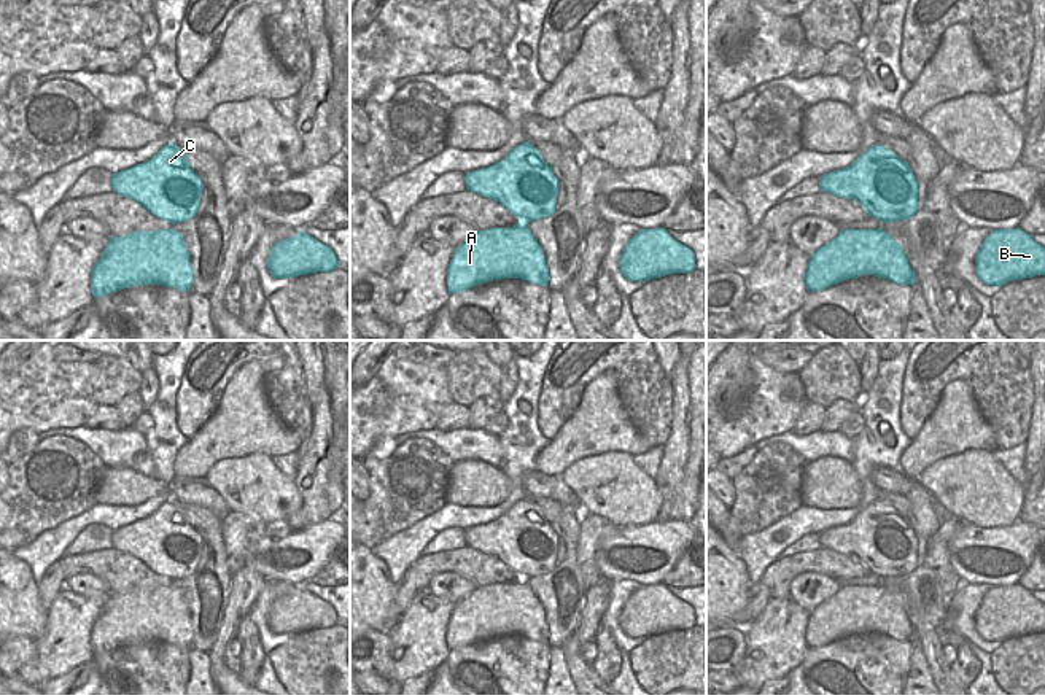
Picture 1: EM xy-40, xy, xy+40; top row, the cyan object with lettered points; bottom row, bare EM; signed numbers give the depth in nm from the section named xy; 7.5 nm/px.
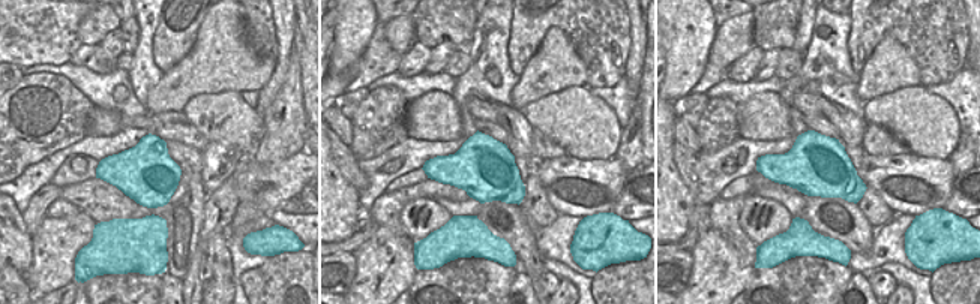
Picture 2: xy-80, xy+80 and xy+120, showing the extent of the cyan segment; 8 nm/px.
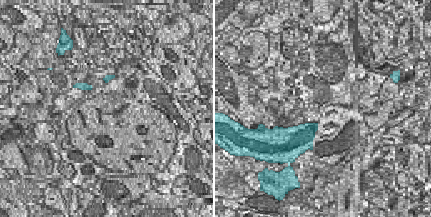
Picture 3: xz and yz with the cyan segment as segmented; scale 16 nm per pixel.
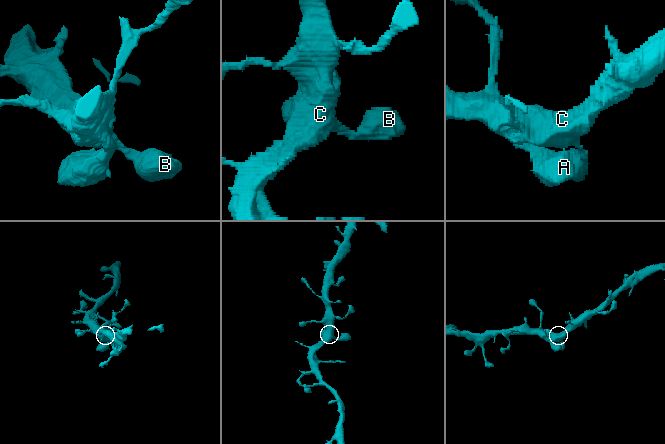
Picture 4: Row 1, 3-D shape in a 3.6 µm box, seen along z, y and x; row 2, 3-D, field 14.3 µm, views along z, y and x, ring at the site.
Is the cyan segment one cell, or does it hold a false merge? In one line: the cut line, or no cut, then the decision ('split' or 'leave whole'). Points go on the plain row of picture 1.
no cut; leave whole

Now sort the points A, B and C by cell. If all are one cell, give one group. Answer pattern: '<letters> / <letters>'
A B C

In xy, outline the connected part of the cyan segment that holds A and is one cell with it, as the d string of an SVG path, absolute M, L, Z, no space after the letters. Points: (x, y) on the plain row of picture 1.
M525 498L499 518L468 528L466 546L499 558L519 579L512 584L476 587L455 604L447 625L449 650L501 635L549 641L546 612L526 584L557 566L558 534L542 511Z

